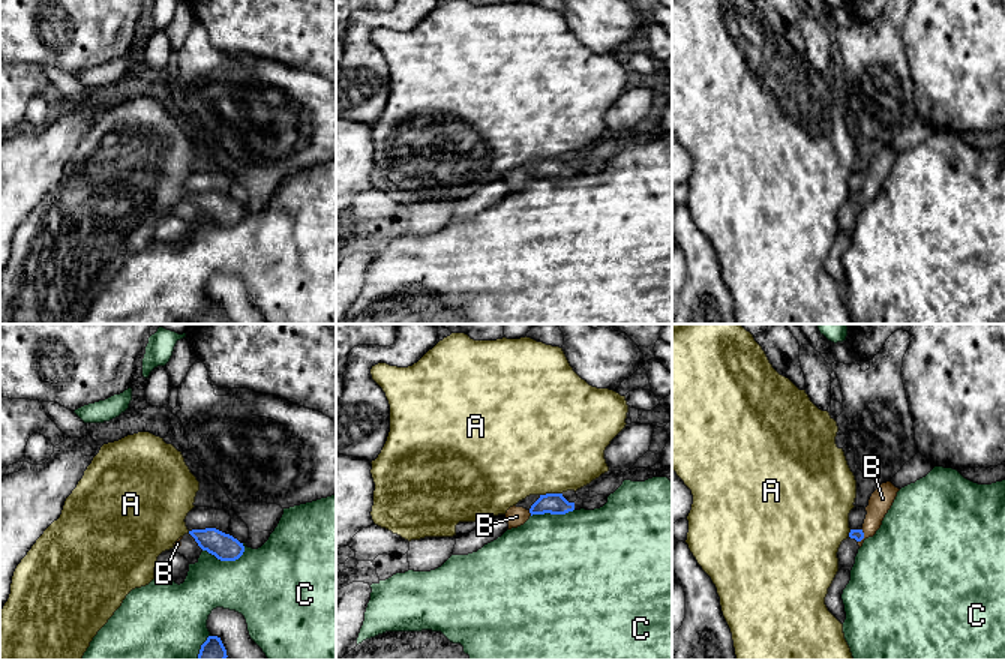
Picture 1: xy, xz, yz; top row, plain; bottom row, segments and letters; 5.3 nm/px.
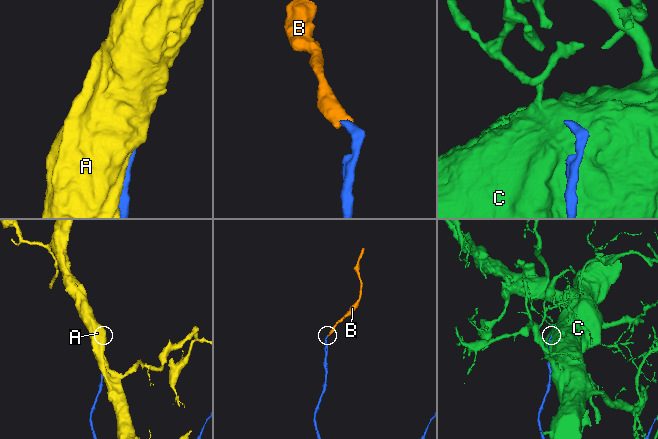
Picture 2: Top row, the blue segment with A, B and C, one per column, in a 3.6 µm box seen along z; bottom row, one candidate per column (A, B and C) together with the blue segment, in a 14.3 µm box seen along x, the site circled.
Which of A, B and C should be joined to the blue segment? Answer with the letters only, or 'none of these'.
B

